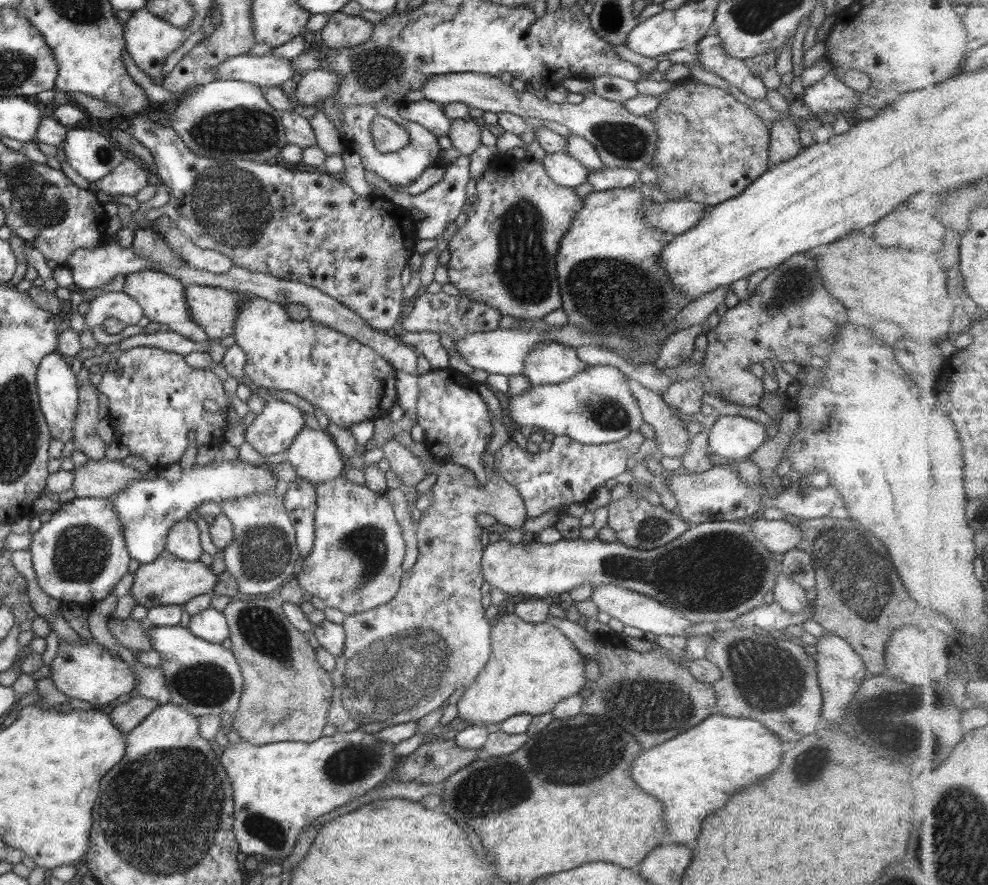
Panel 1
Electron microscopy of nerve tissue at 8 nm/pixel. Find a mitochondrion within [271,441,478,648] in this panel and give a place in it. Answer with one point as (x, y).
(369, 543)

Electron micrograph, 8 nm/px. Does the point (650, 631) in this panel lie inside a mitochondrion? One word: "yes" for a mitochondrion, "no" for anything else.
no

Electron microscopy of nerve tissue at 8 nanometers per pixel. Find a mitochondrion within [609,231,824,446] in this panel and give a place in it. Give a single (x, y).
(788, 291)

